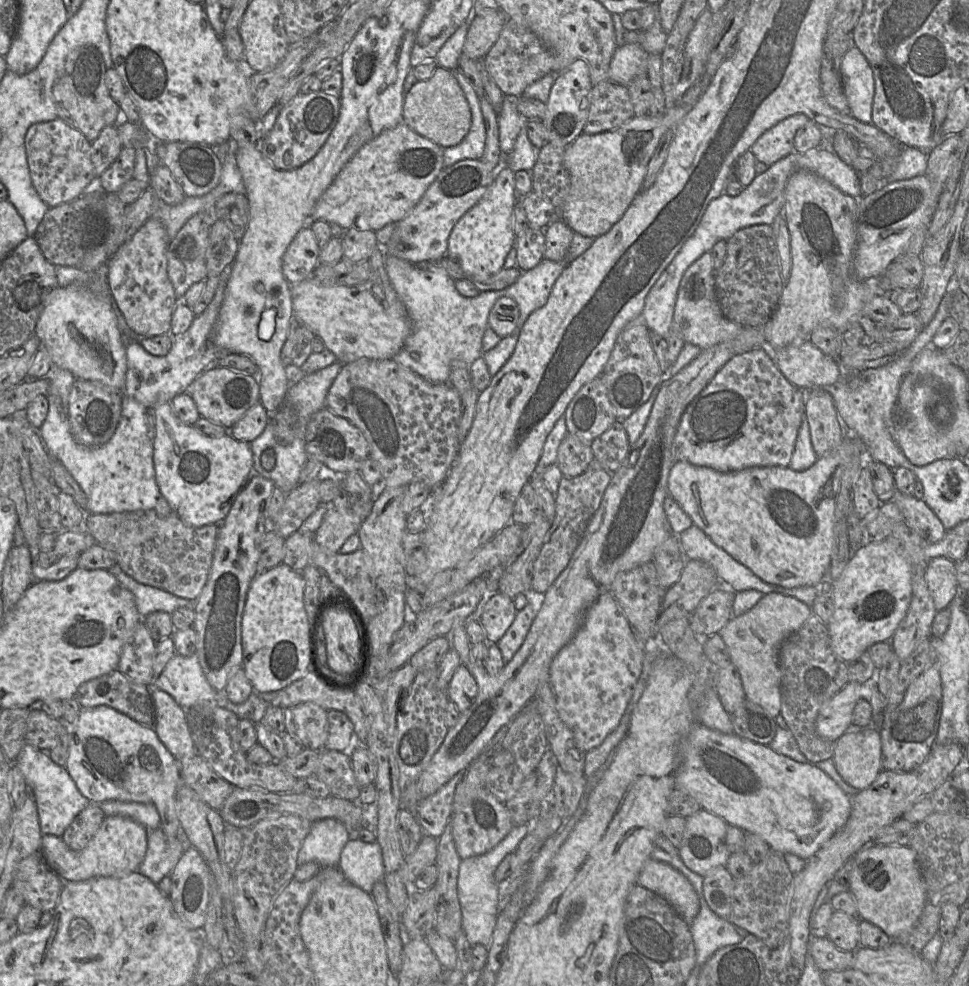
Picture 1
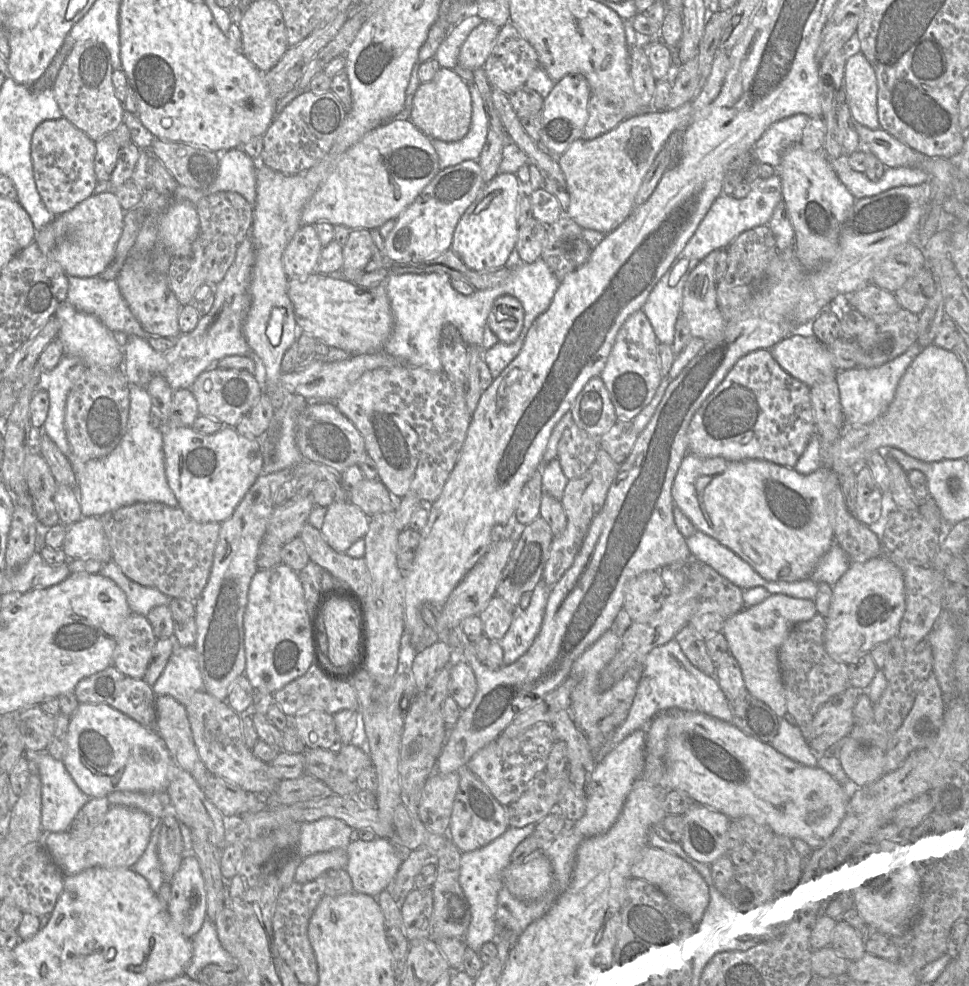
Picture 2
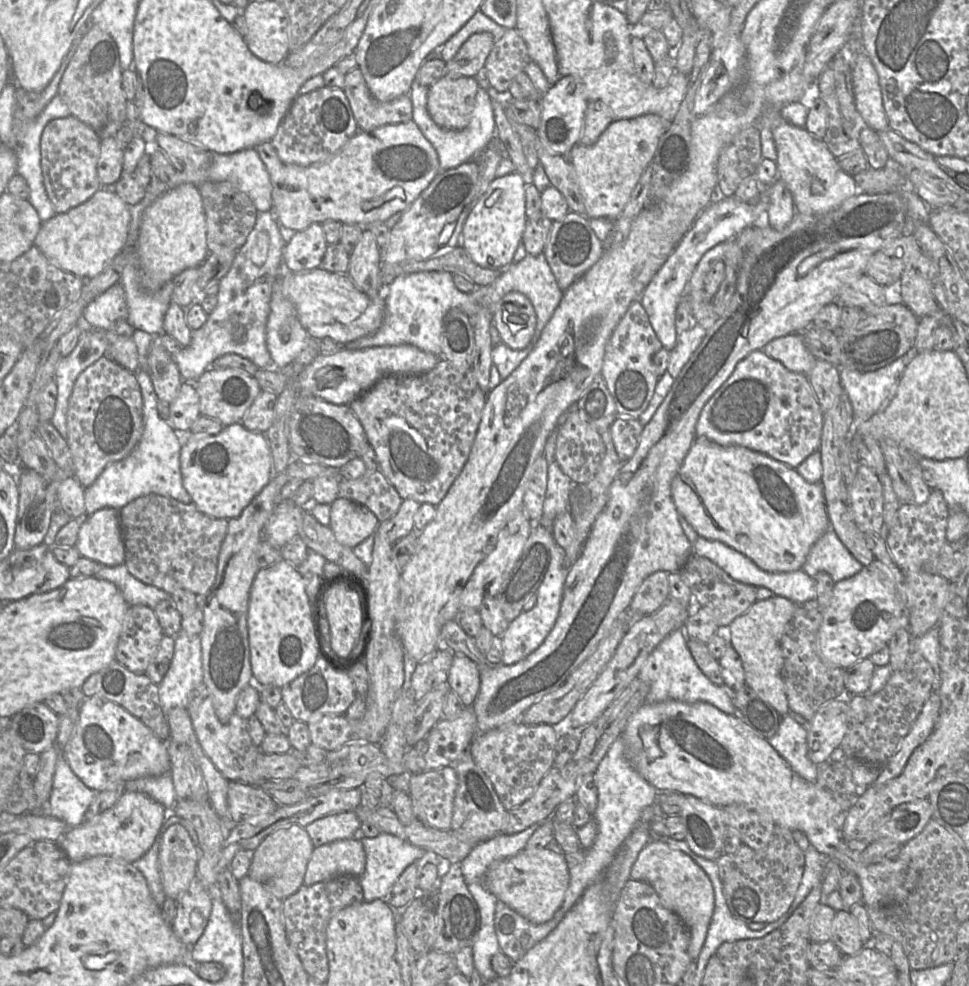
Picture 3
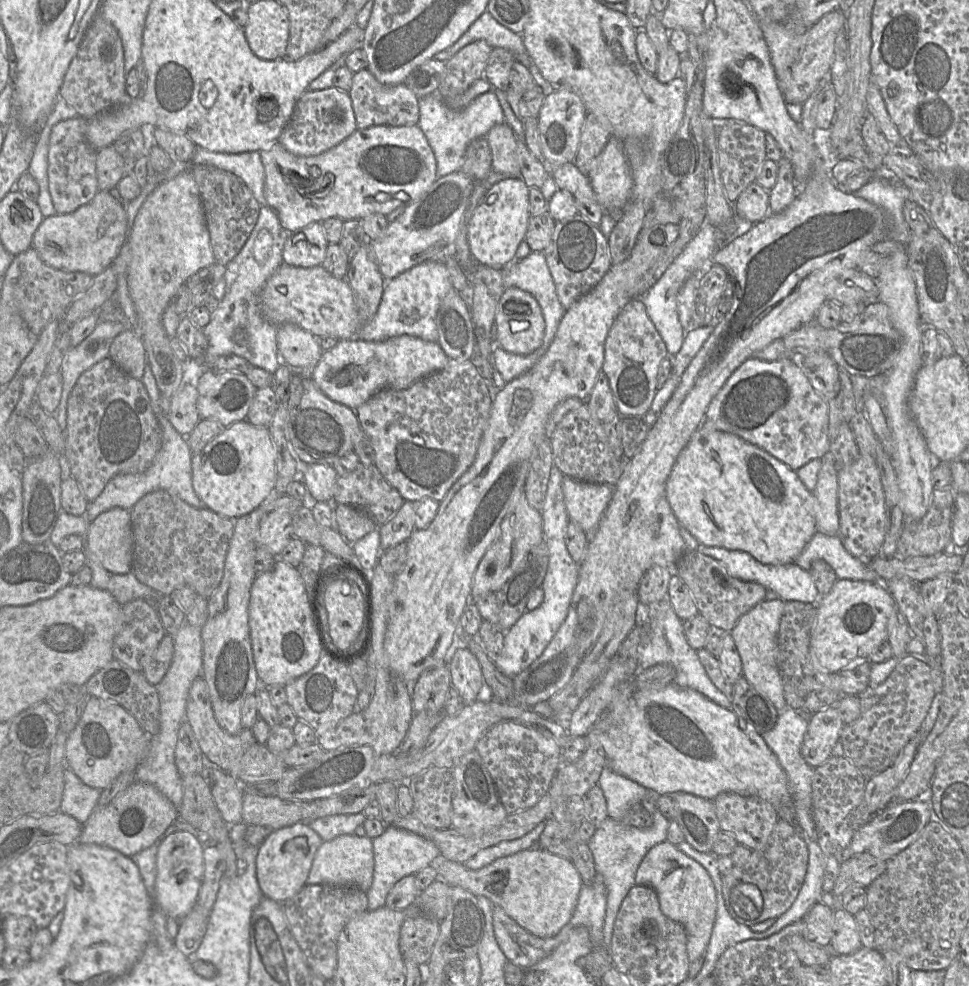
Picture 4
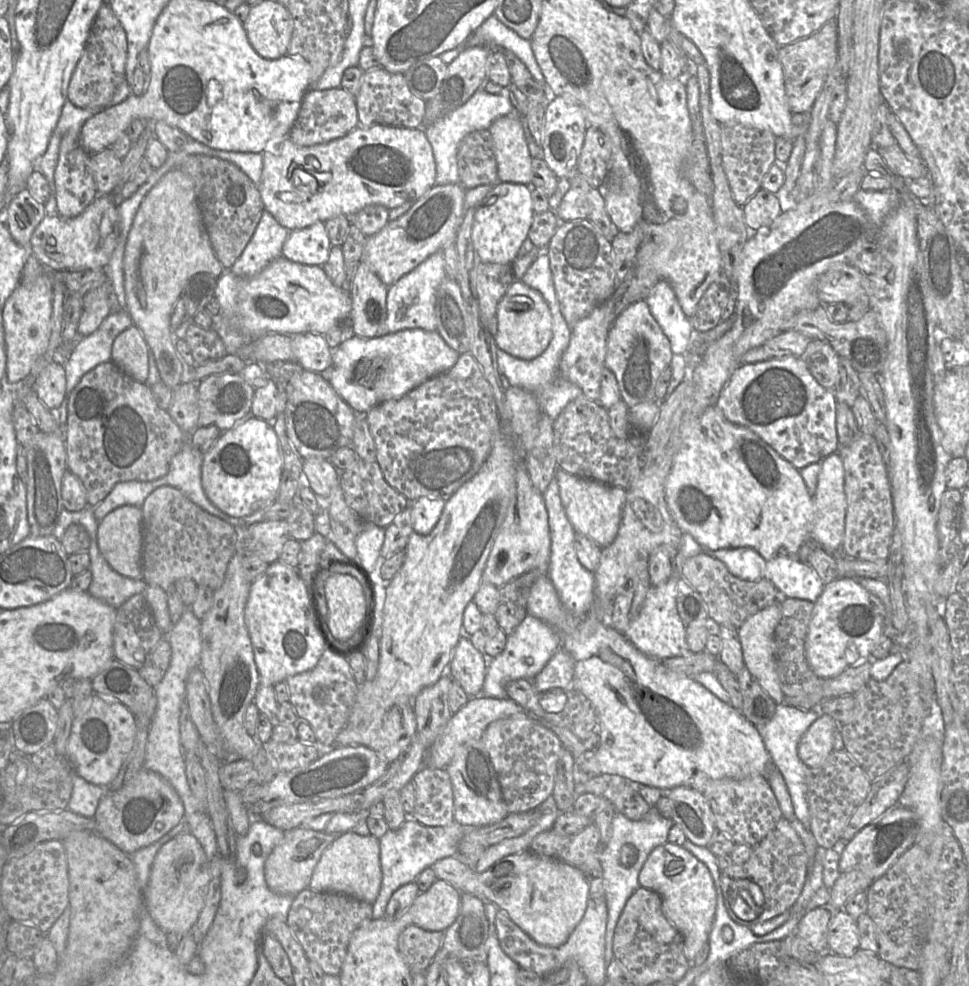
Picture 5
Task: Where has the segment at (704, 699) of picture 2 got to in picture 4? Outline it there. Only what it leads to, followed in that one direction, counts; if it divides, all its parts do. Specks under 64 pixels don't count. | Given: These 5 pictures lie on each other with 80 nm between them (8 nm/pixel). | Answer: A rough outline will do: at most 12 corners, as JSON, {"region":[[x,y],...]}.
{"region":[[669,597],[647,611],[641,670],[675,668],[674,683],[723,708],[731,702],[689,645]]}

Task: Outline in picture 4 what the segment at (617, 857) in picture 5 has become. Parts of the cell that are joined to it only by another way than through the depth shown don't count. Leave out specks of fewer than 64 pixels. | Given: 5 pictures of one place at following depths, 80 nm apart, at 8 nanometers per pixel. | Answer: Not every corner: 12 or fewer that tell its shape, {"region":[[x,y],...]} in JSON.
{"region":[[659,809],[649,828],[608,817],[588,842],[607,888],[603,946],[647,852],[667,840]]}

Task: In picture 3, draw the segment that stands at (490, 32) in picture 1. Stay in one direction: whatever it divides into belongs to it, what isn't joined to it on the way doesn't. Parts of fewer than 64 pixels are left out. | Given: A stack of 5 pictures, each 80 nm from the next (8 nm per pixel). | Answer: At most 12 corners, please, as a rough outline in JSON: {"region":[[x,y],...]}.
{"region":[[472,34],[446,64],[452,79],[483,70],[495,39]]}

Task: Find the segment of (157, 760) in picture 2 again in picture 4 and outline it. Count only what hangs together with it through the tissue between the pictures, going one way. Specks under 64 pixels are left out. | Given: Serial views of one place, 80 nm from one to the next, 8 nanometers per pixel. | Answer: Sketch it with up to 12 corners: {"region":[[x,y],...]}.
{"region":[[90,696],[65,763],[102,790],[136,770],[150,737],[120,704]]}

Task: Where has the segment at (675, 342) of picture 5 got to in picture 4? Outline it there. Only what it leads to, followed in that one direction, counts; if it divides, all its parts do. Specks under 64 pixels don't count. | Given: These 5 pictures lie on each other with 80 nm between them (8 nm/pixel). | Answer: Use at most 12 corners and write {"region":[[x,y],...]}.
{"region":[[705,221],[641,296],[669,355],[685,337],[678,294],[719,245]]}

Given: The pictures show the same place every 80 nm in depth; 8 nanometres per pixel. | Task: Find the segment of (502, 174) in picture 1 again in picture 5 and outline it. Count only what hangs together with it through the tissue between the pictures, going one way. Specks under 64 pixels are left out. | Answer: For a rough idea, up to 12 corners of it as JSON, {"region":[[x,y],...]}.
{"region":[[498,182],[476,208],[480,261],[511,264],[528,238],[531,187]]}

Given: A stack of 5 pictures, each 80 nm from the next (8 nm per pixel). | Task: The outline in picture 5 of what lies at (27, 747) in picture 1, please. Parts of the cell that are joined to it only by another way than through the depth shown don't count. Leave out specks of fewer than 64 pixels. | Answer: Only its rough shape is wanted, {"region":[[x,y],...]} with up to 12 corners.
{"region":[[76,773],[67,809],[94,817],[105,787]]}

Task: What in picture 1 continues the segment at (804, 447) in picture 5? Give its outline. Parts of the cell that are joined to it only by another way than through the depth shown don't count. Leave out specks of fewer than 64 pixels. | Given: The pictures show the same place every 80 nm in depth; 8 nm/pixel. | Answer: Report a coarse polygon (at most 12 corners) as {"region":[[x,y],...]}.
{"region":[[774,348],[733,356],[689,403],[675,458],[787,467],[806,392]]}

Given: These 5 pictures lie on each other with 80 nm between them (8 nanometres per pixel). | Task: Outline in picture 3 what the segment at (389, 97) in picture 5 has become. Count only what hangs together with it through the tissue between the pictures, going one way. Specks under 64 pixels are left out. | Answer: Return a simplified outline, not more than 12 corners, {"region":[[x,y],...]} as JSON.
{"region":[[359,68],[343,91],[360,131],[412,120],[409,94],[376,100]]}

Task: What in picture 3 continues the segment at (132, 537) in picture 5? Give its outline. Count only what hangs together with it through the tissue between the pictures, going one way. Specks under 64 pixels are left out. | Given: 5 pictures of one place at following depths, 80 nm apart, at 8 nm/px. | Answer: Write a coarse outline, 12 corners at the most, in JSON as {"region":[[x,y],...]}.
{"region":[[119,510],[83,517],[74,546],[104,566],[124,564]]}

